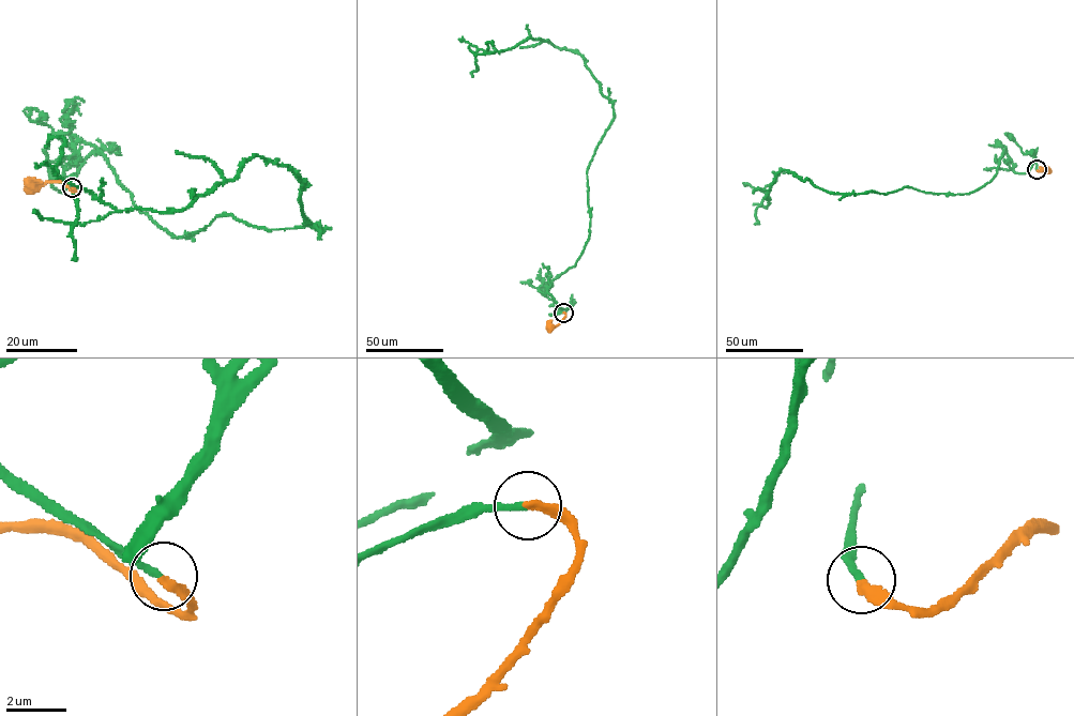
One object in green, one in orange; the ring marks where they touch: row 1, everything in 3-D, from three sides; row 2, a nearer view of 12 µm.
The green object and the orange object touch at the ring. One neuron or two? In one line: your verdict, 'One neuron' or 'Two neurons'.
One neuron

